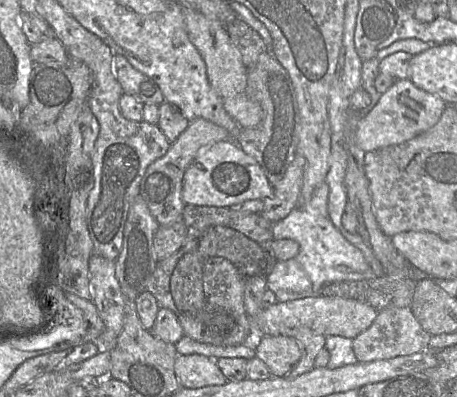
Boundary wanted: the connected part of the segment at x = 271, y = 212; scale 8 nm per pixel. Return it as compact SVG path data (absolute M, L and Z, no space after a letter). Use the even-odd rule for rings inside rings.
M295 154L283 178L274 186L273 195L263 199L260 215L275 223L296 207L303 183L305 158Z

